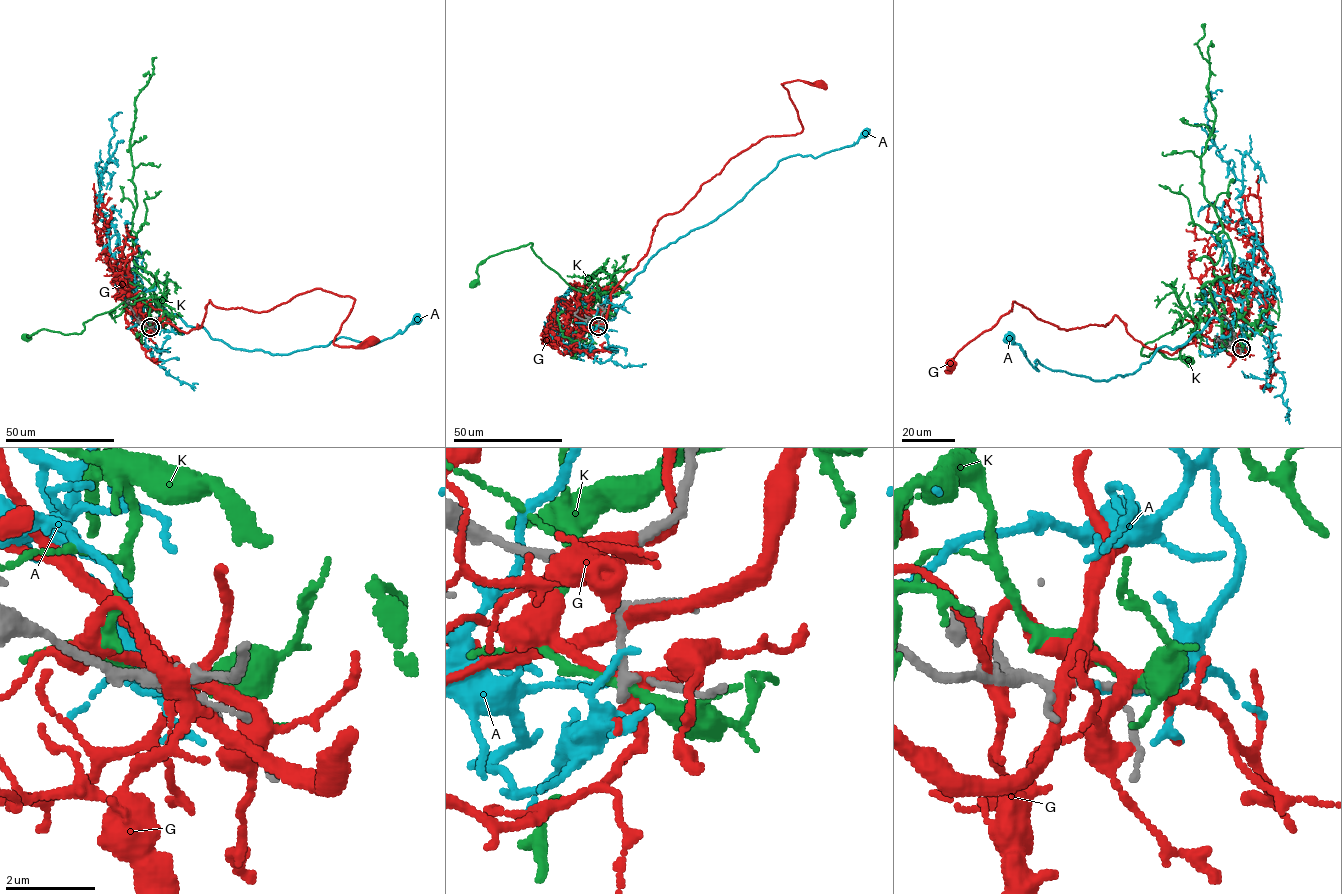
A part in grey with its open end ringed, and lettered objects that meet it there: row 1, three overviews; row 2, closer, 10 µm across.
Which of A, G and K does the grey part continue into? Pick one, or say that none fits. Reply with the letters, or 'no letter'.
no letter

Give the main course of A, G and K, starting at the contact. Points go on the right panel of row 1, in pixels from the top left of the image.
A: (1238, 348), (1246, 329), (1213, 317), (1134, 374), (1092, 380), (1036, 360), (1037, 370), (1009, 338)
G: (1240, 348), (1191, 342), (1172, 354), (1136, 340), (1115, 315), (1104, 326), (1060, 329), (1013, 302), (949, 365)
K: (1240, 348), (1201, 291), (1231, 274), (1234, 256), (1200, 164), (1215, 113), (1197, 45), (1205, 24)

